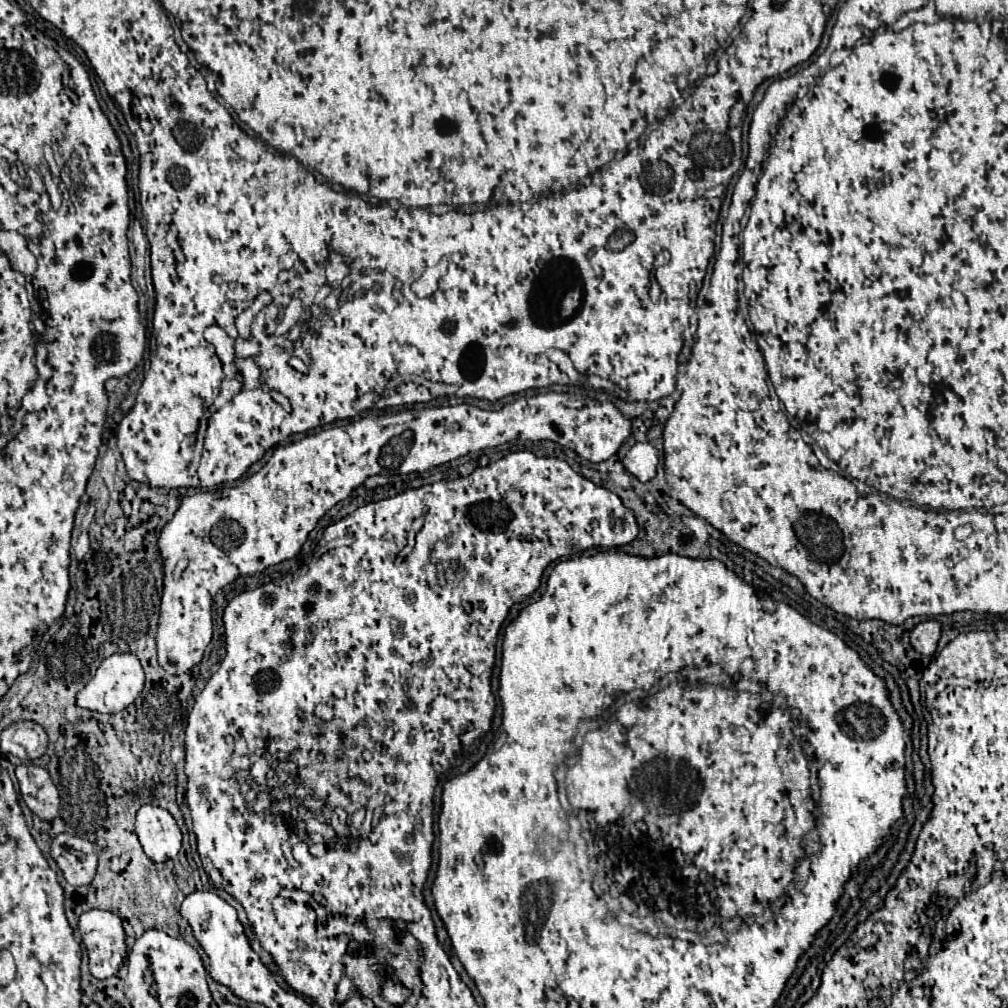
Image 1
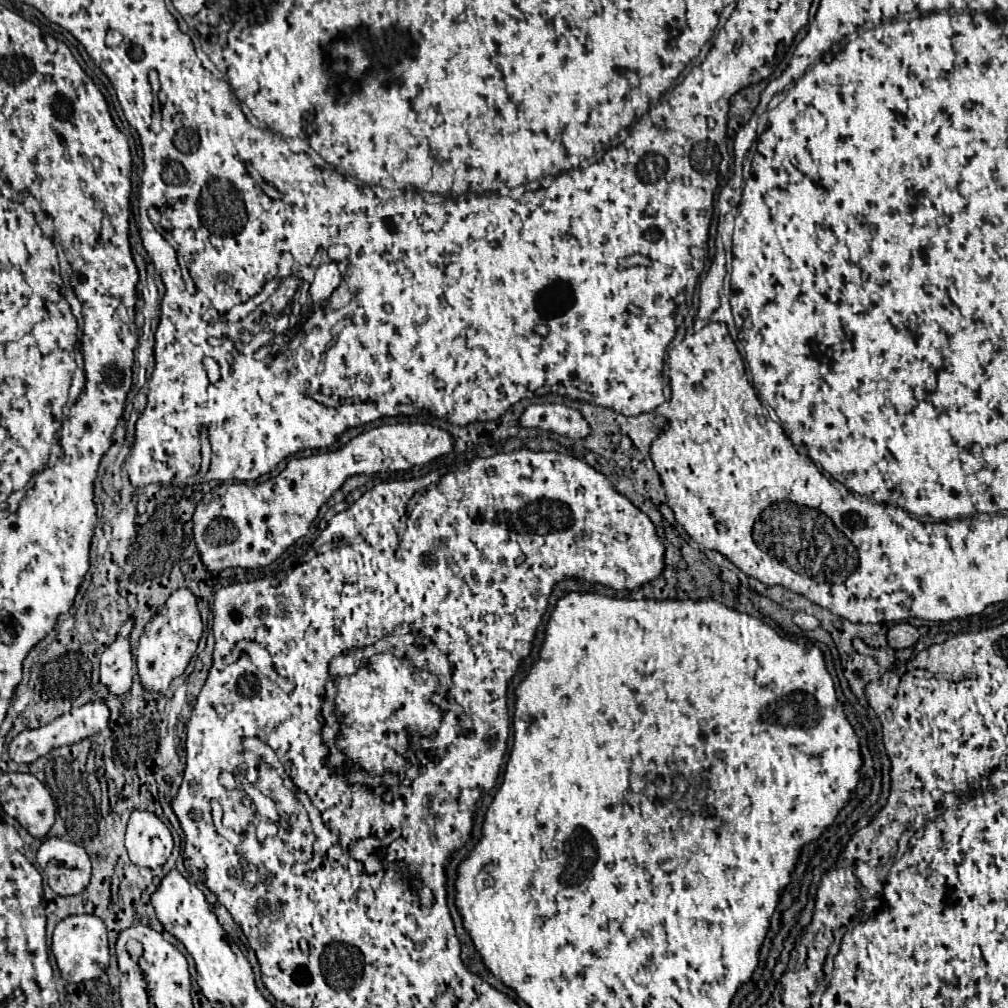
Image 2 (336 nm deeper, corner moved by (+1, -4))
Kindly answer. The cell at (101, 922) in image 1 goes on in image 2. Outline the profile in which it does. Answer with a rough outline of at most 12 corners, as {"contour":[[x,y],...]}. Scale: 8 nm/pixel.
{"contour":[[67,916],[51,950],[67,982],[97,980],[109,966],[99,916]]}

